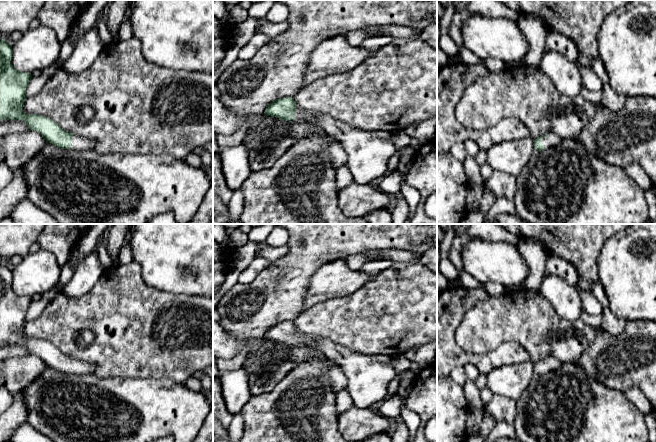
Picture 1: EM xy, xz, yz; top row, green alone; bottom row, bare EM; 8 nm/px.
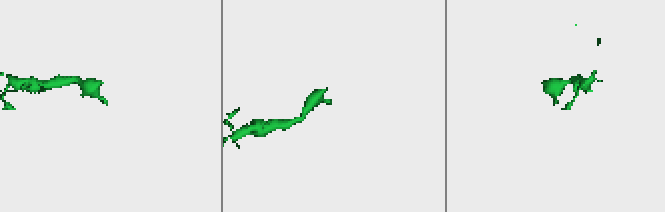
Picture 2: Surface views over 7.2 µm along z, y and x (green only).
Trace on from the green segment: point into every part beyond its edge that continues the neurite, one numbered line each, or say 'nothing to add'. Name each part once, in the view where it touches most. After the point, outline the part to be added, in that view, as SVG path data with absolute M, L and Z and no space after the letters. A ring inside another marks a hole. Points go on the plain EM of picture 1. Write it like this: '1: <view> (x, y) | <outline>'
1: yz (553, 363) | M549 356L547 357L547 361L542 361L541 366L544 369L544 374L557 370L562 365L562 362L560 362L556 357Z

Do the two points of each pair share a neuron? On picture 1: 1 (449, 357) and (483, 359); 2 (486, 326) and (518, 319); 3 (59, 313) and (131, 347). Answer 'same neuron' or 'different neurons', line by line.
1: same neuron
2: same neuron
3: same neuron

